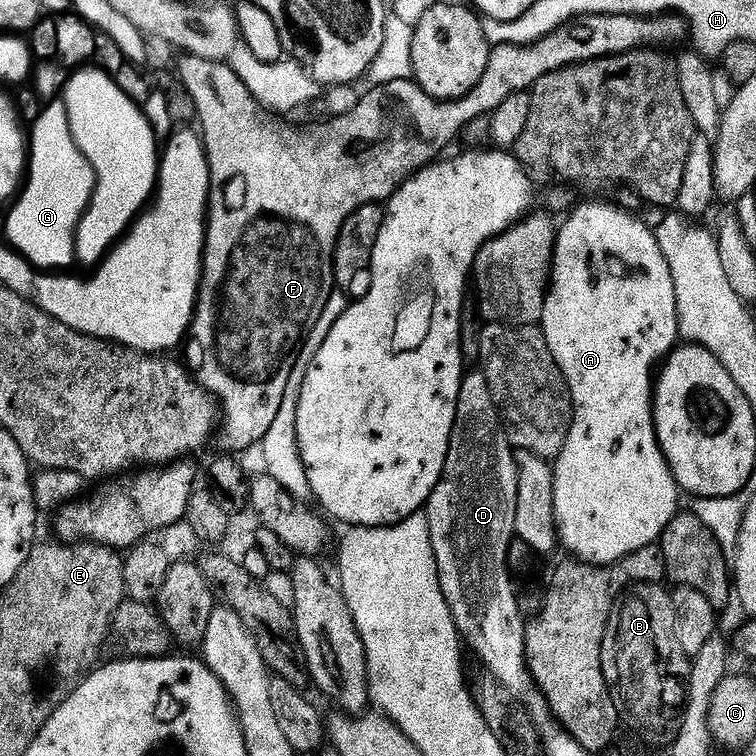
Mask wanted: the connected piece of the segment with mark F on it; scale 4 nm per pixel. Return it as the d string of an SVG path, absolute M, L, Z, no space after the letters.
M586 14L585 16L574 16L565 24L559 24L554 30L550 30L544 36L524 44L500 44L491 49L488 53L486 70L482 70L482 78L466 94L462 94L456 100L436 100L426 90L416 85L415 80L395 80L390 84L392 96L380 86L372 86L368 93L361 95L357 104L344 114L328 116L319 122L312 122L309 128L295 128L284 120L265 119L258 111L260 106L250 93L245 83L235 74L233 68L227 61L198 58L197 55L185 53L181 55L178 62L179 83L185 92L191 96L195 104L195 119L200 124L201 140L204 142L204 157L208 159L208 207L206 209L206 223L204 225L204 251L200 254L200 283L196 286L196 305L192 308L192 320L188 323L186 339L183 341L184 356L183 363L186 365L192 377L199 382L206 391L215 399L218 405L219 415L222 423L218 428L220 440L225 444L225 449L248 448L259 445L270 422L274 422L274 414L280 409L280 403L286 390L287 378L294 363L294 357L301 346L301 341L308 331L309 325L319 314L324 305L325 297L328 296L334 284L332 274L332 251L336 245L336 239L340 233L342 222L358 206L363 204L374 204L387 201L388 197L399 188L403 180L412 175L417 166L433 163L441 155L440 152L456 135L460 128L467 129L475 116L486 116L495 111L499 103L512 92L531 89L535 80L542 78L550 70L558 70L567 64L577 64L583 60L593 60L599 56L609 56L625 52L631 48L642 48L645 46L668 46L675 40L685 39L686 25L682 17L675 14L661 14L659 16L631 16L630 14Z

